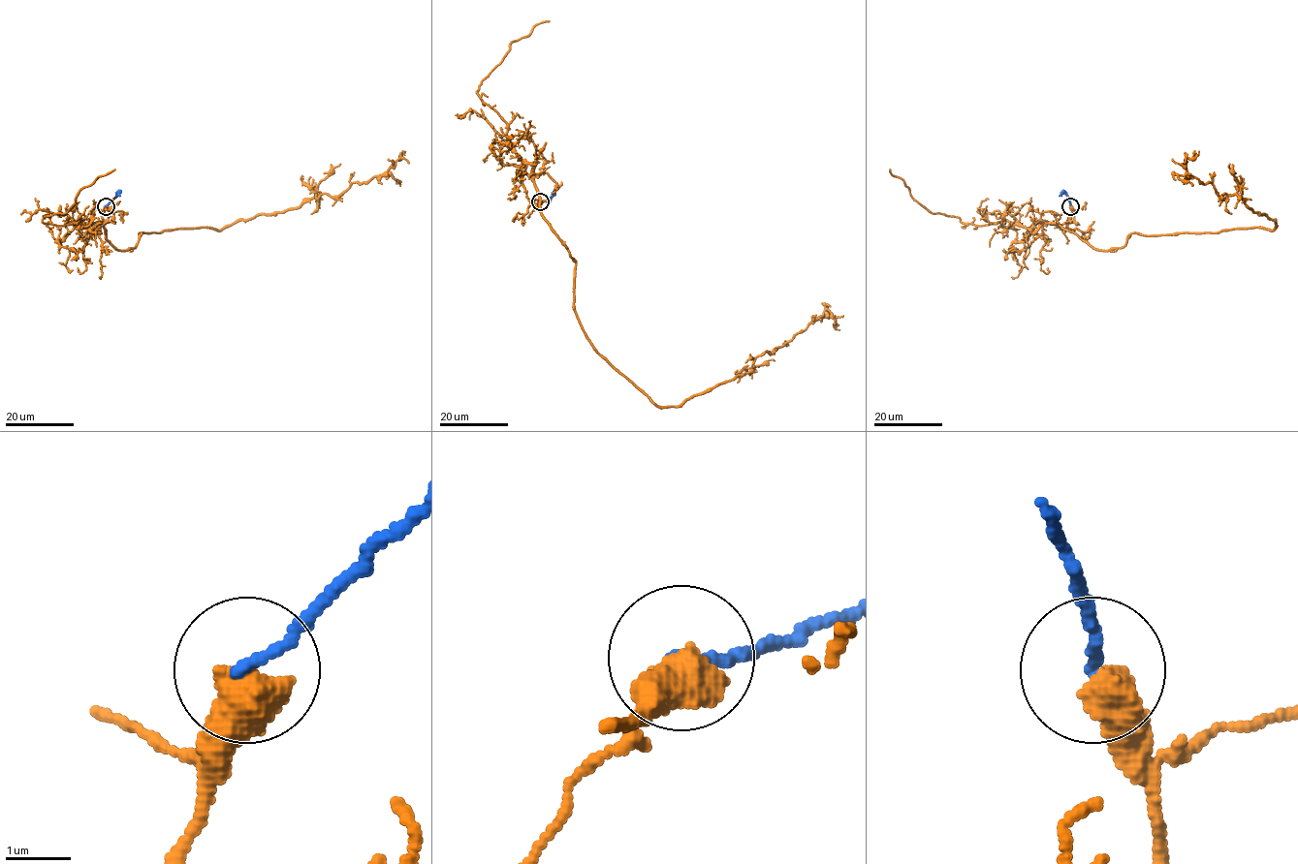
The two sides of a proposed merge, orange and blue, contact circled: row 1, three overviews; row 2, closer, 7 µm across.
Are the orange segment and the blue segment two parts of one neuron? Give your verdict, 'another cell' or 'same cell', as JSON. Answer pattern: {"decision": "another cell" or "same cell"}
{"decision": "another cell"}

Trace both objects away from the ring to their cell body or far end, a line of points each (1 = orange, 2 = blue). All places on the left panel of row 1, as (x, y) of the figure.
1: (106, 206), (84, 224), (97, 232), (100, 223), (126, 251), (141, 232), (218, 230), (337, 198), (405, 151)
2: (106, 205), (117, 193), (120, 196)

